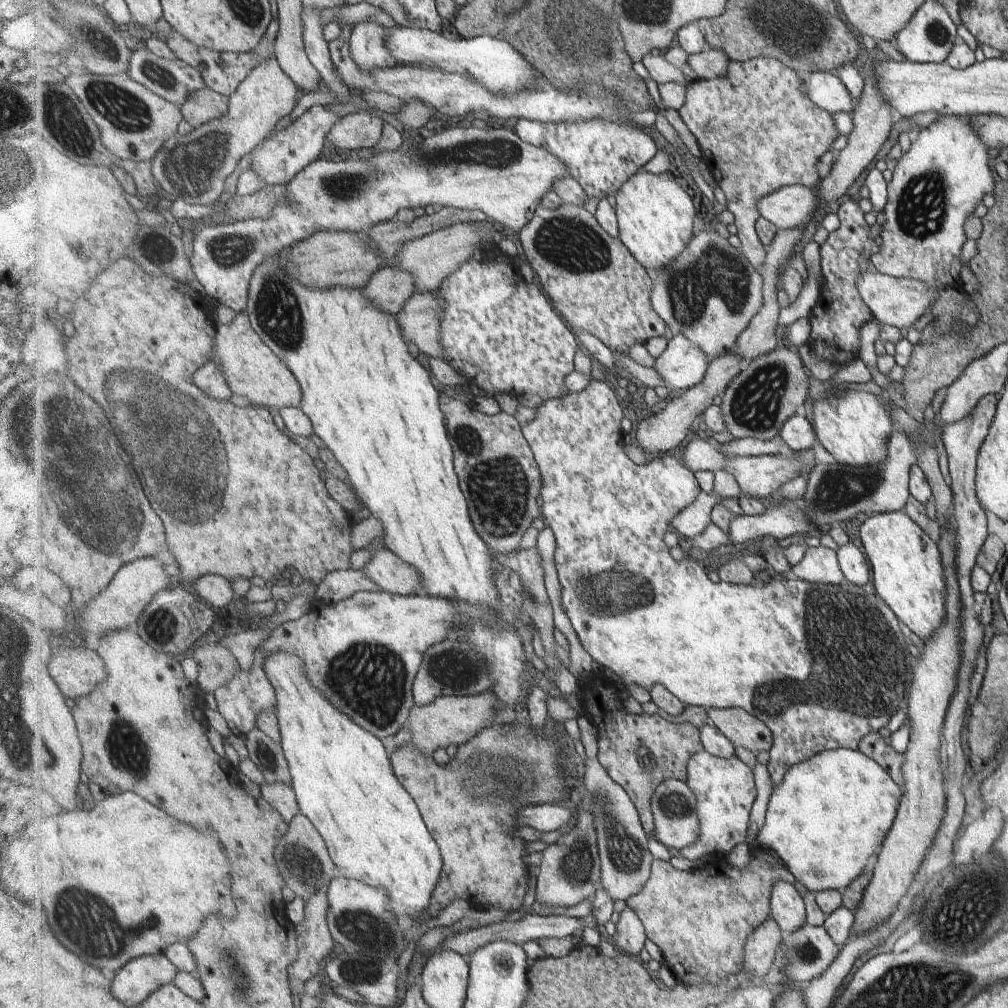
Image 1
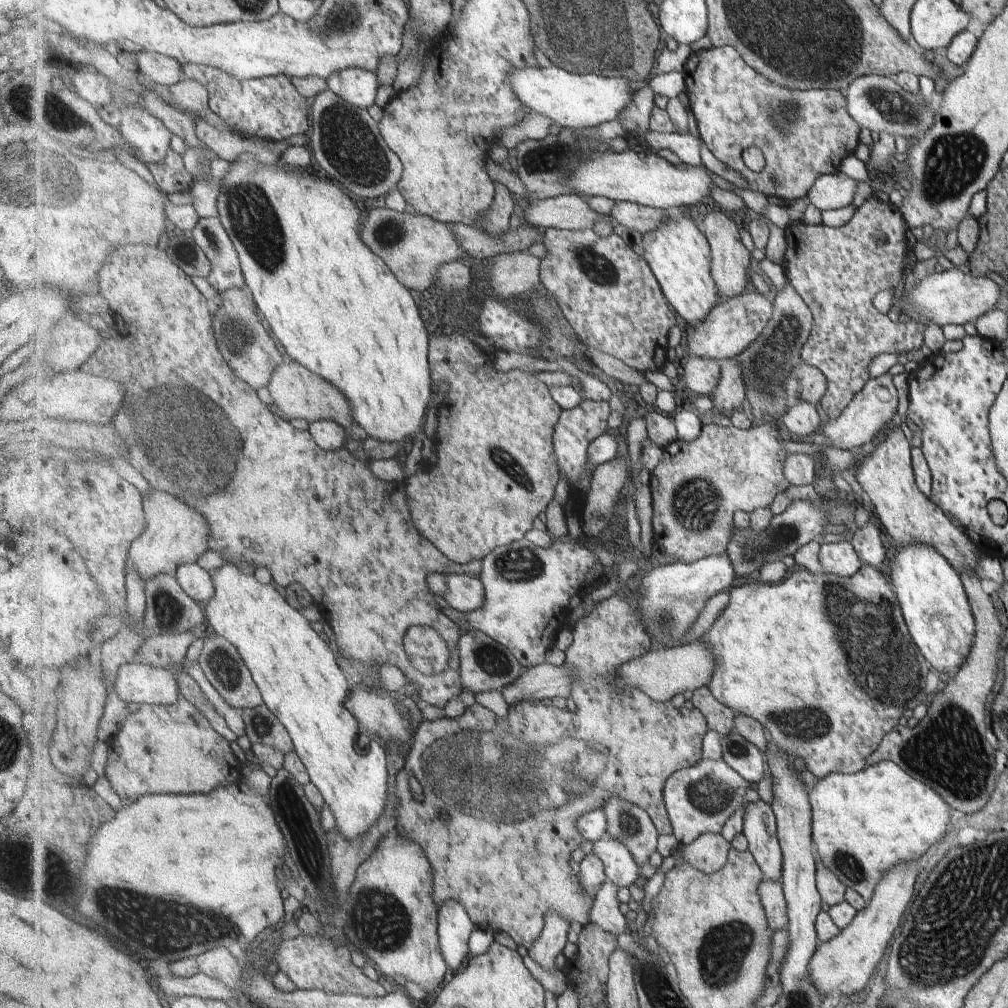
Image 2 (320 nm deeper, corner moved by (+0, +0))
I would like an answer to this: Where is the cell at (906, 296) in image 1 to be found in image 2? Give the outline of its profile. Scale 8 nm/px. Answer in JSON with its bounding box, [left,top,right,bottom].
[893,269,1000,326]

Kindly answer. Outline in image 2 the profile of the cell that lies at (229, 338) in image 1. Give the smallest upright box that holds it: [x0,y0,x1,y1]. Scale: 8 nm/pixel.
[268,361,353,427]

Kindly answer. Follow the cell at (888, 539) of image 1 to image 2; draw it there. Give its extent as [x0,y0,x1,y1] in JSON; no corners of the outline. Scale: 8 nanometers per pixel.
[888,545,976,672]

